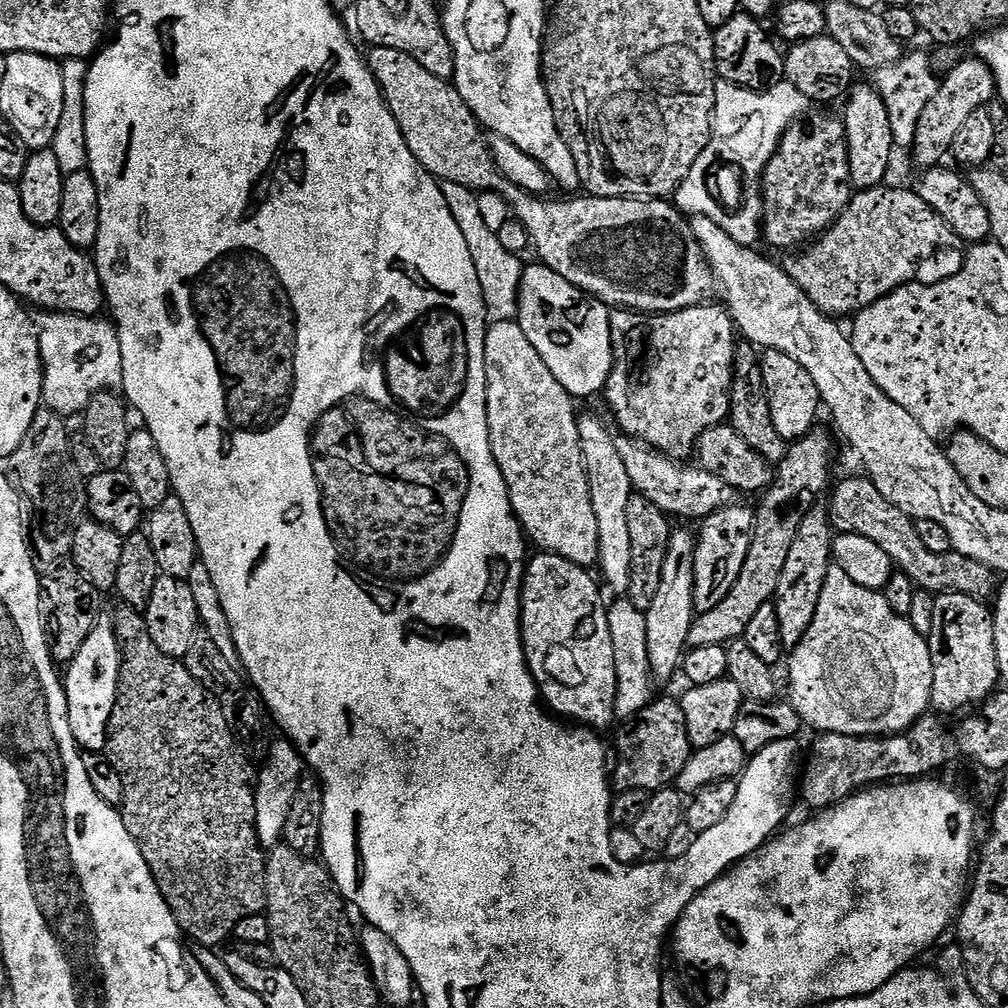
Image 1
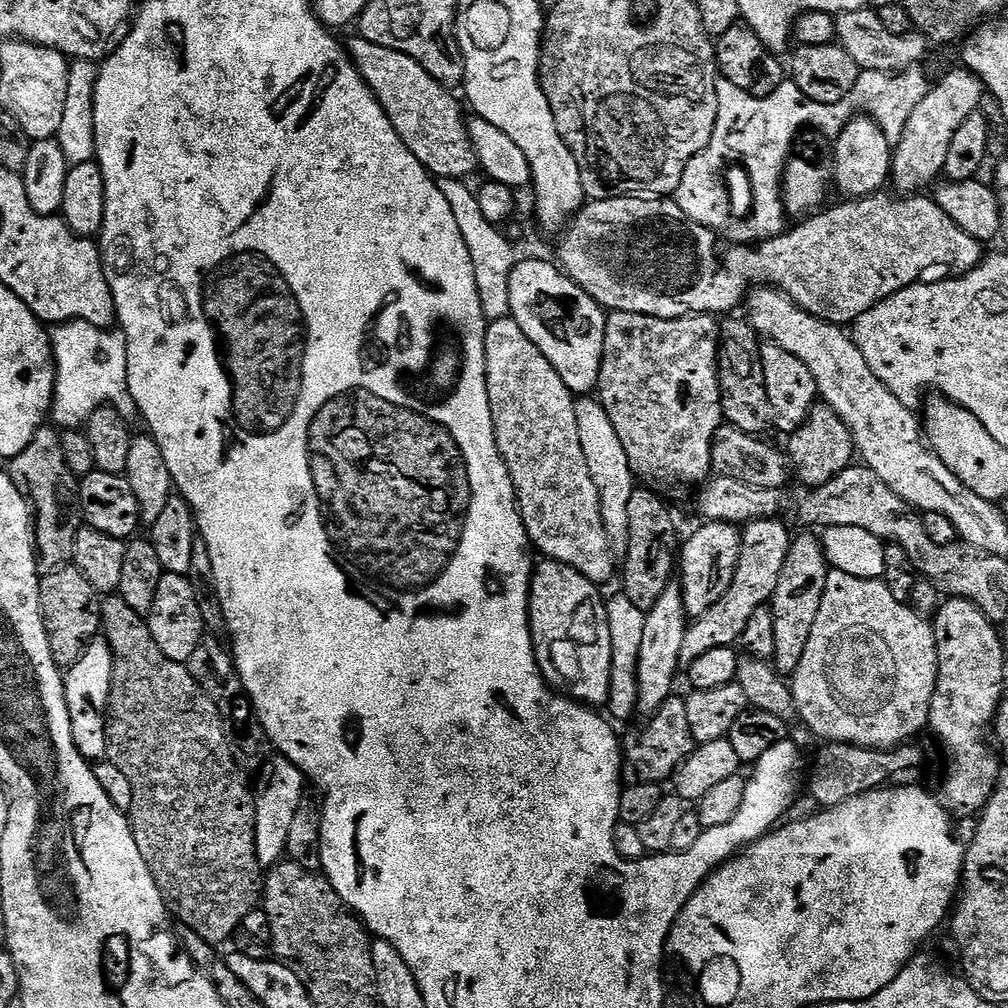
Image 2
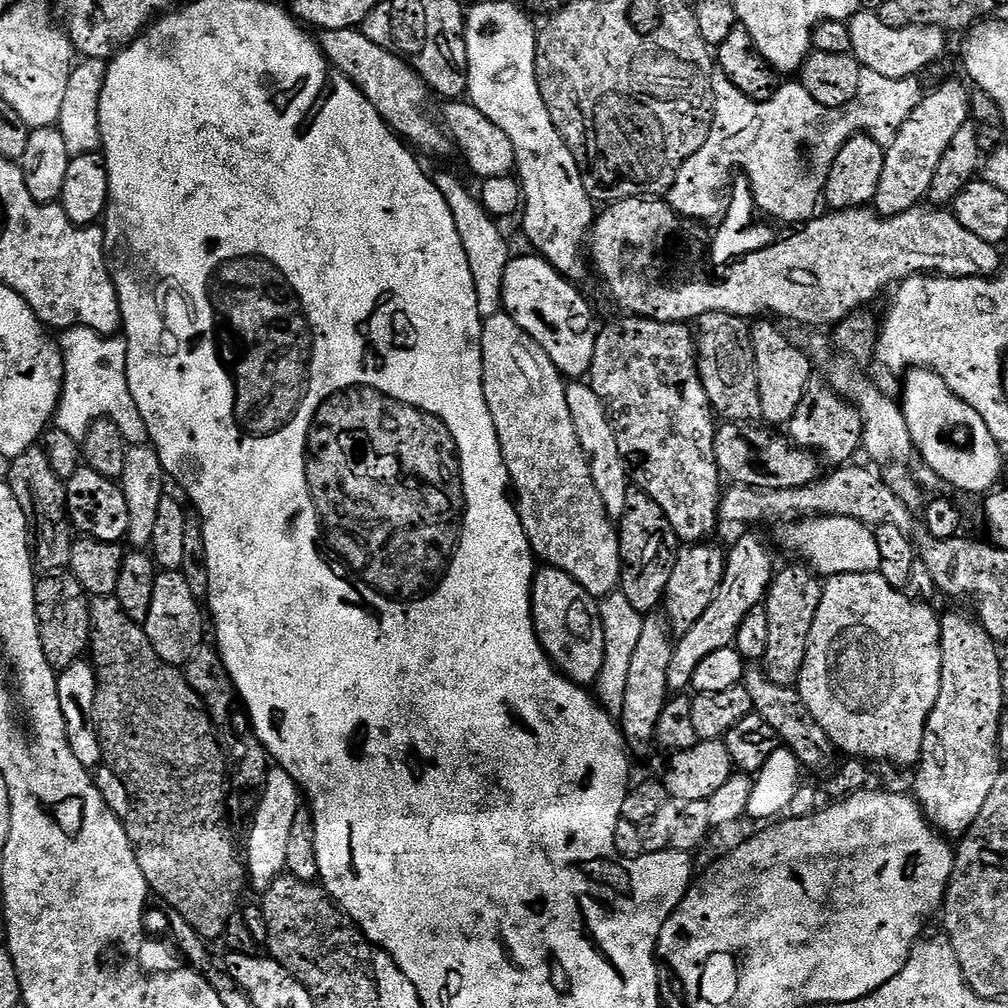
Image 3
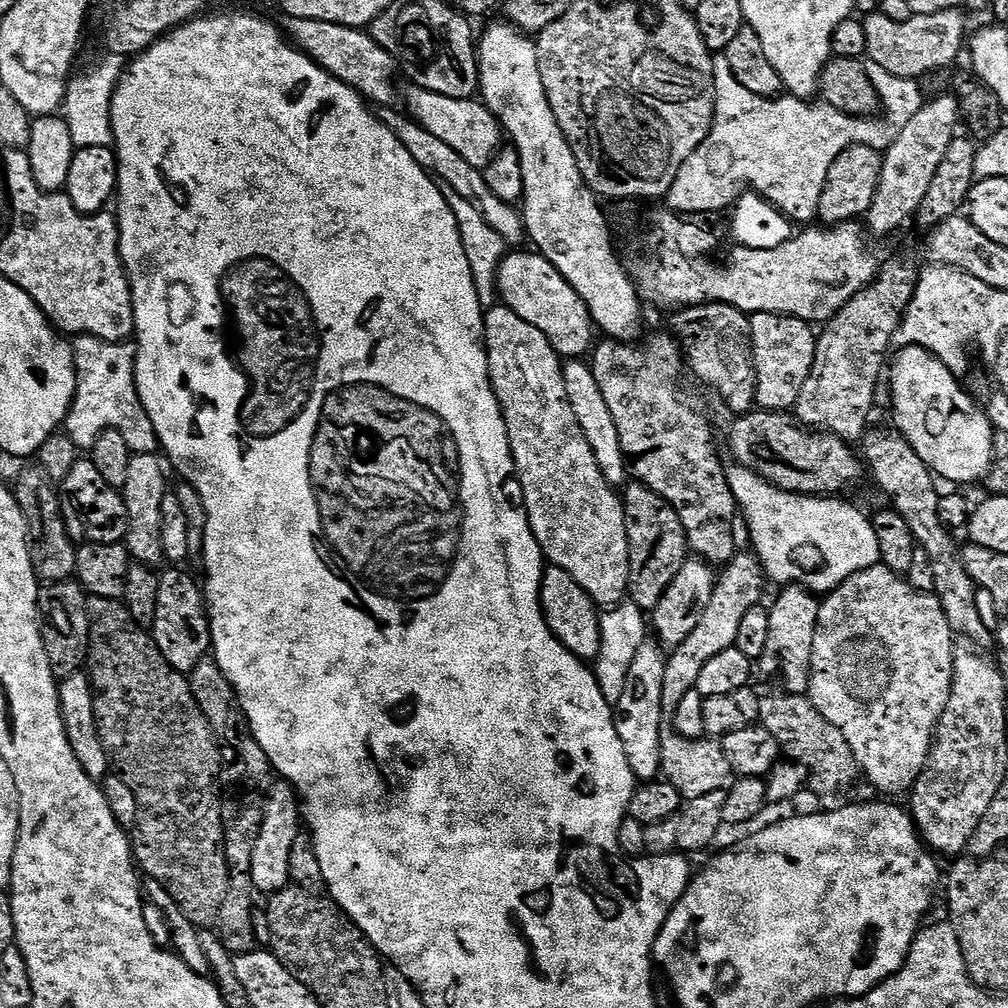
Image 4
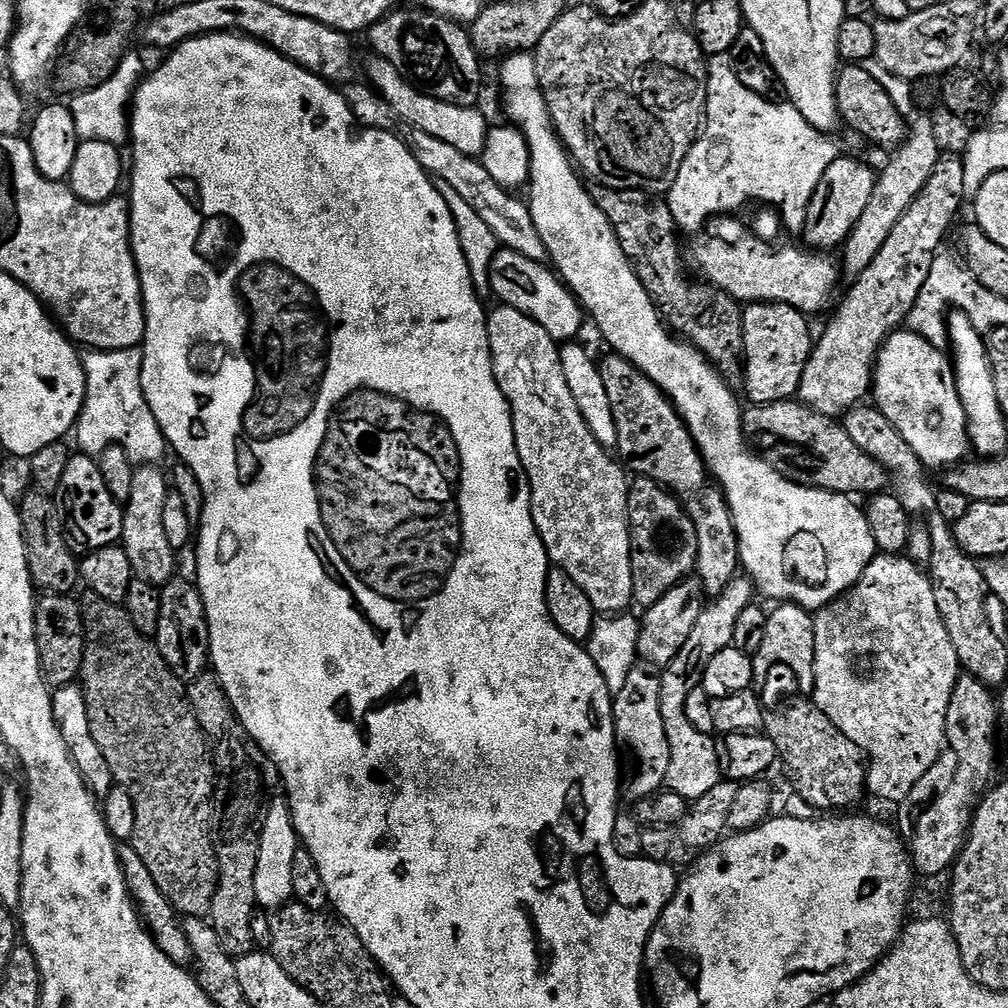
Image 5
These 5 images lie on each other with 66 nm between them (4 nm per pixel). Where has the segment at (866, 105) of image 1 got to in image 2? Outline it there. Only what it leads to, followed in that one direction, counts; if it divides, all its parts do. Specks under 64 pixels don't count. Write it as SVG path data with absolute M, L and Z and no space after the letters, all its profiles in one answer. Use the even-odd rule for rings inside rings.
M867 114L853 118L835 137L836 150L832 164L831 177L834 188L841 192L841 197L860 200L863 196L875 196L883 184L889 183L892 174L892 155L894 146L886 138L882 126Z

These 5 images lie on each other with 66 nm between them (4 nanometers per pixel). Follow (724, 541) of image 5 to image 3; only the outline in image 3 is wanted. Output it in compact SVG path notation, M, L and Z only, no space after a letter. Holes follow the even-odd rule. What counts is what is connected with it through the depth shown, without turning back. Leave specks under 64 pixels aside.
M631 314L621 315L621 320L612 320L608 325L601 327L596 334L594 342L594 362L590 366L587 379L592 385L594 394L598 394L598 398L602 398L602 402L606 406L608 416L612 419L612 428L616 431L618 438L618 450L622 454L625 464L628 466L630 480L639 491L645 492L650 498L654 498L654 502L658 502L658 506L662 506L662 510L666 514L666 518L670 518L670 526L674 526L676 537L685 545L702 544L713 539L712 536L716 532L716 527L722 524L720 519L720 498L722 495L722 487L720 488L720 480L722 481L722 473L716 455L714 454L714 438L718 427L718 417L712 410L710 398L706 396L706 390L702 384L700 377L700 367L696 361L696 345L697 337L694 335L687 323L671 324L670 322L658 322L650 320L646 316L634 316Z

